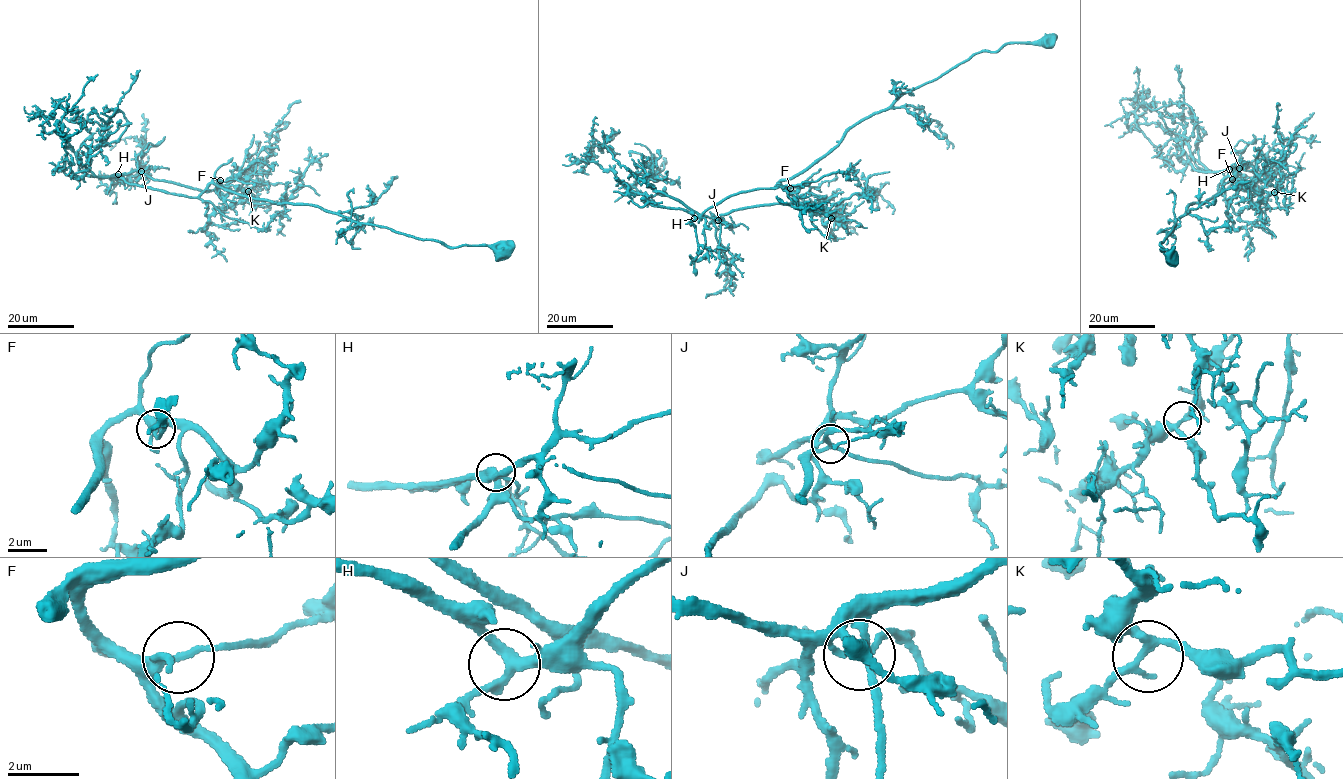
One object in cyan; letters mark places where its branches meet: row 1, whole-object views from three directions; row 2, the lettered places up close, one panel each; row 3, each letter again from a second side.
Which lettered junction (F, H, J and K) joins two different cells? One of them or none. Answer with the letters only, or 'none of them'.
none of them

